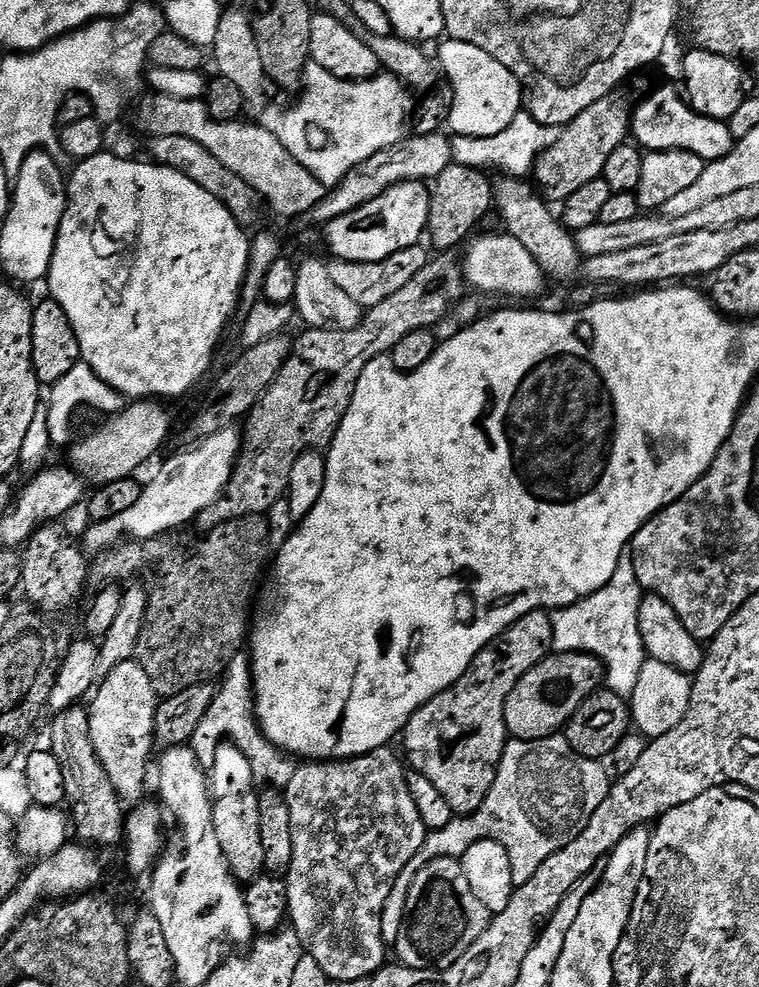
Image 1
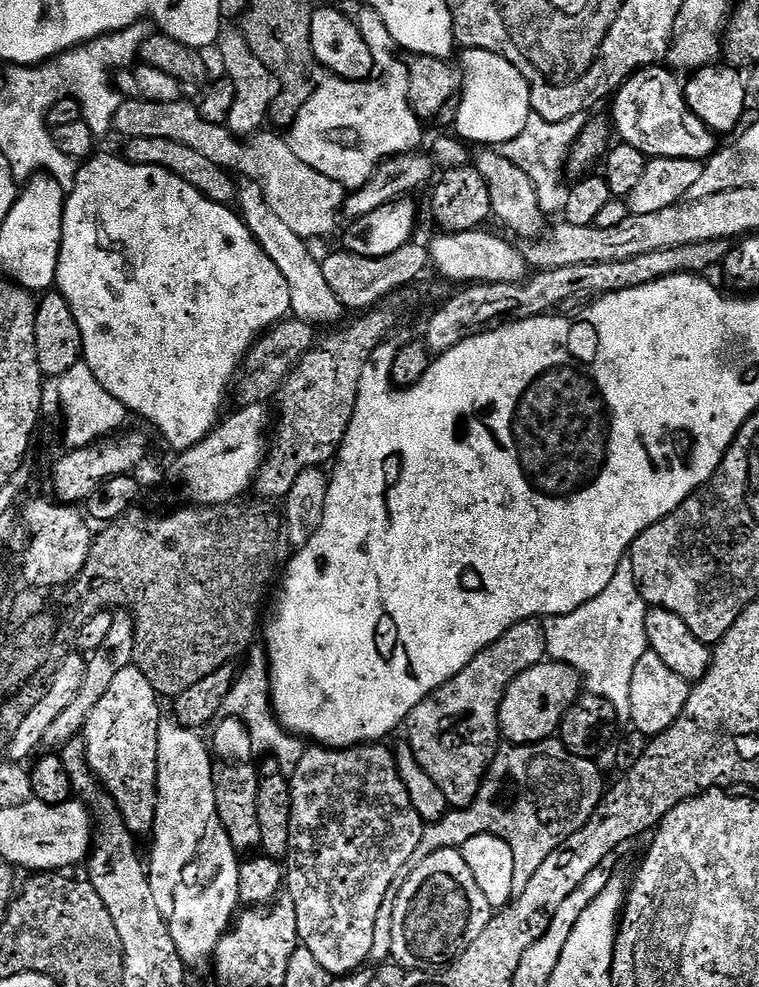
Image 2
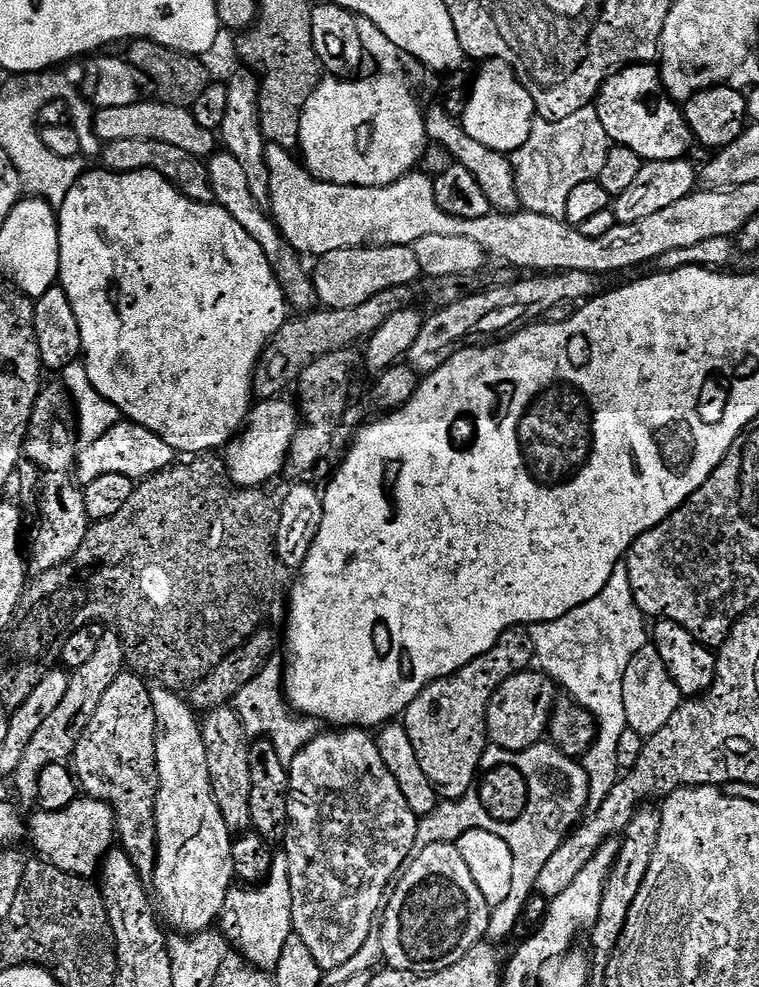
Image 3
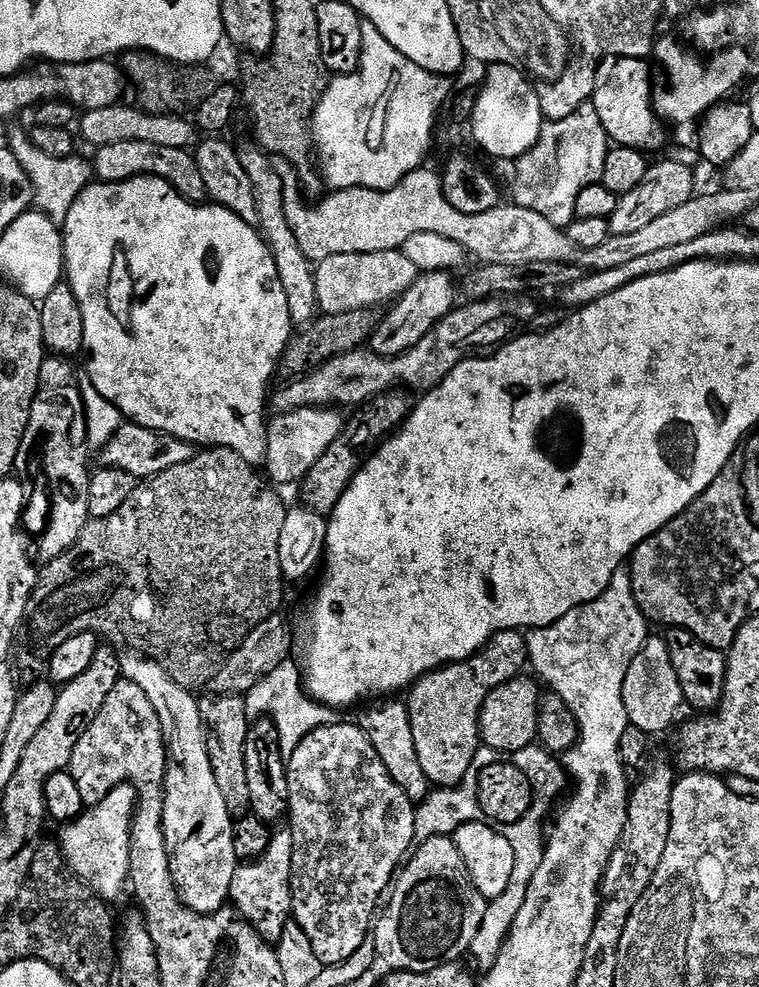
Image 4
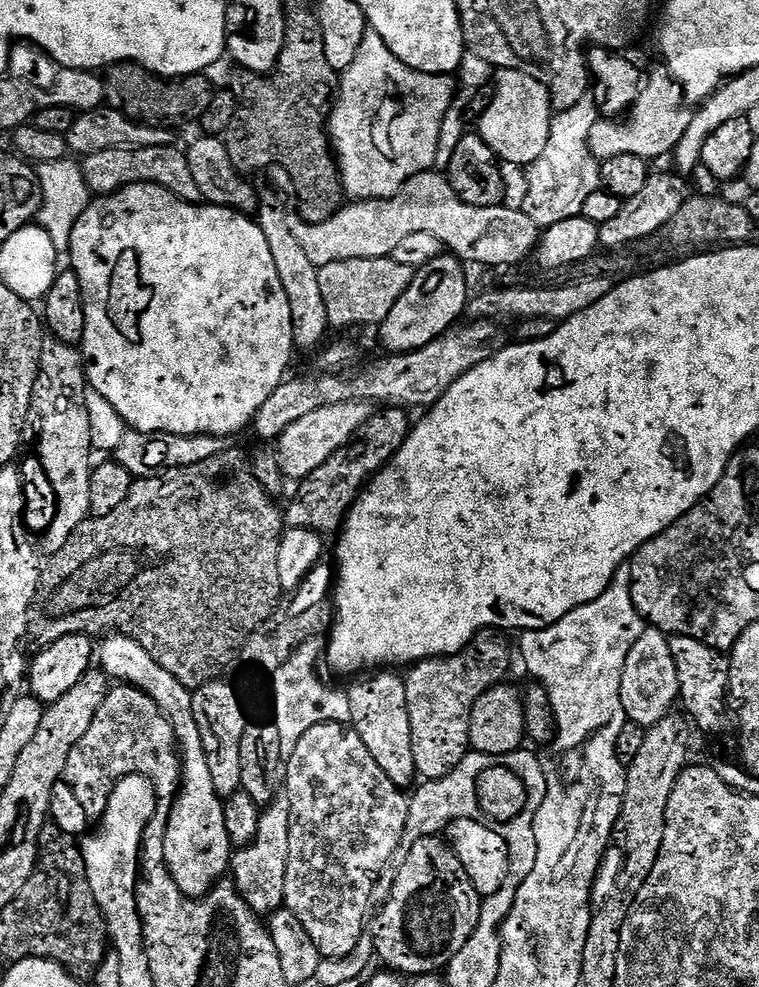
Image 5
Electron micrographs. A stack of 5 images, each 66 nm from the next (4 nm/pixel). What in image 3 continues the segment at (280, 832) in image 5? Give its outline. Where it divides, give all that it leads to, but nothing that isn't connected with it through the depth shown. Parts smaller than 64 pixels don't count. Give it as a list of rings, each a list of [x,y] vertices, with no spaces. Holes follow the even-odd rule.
[[[287,855],[272,857],[270,874],[251,886],[233,886],[226,894],[224,909],[220,911],[219,929],[225,939],[248,964],[263,970],[275,970],[282,950],[293,936],[294,894],[290,894],[290,862]]]

